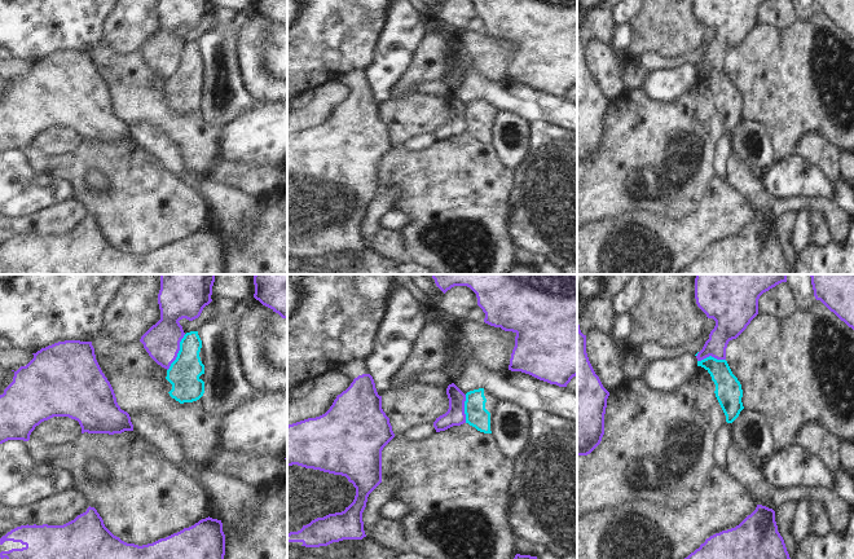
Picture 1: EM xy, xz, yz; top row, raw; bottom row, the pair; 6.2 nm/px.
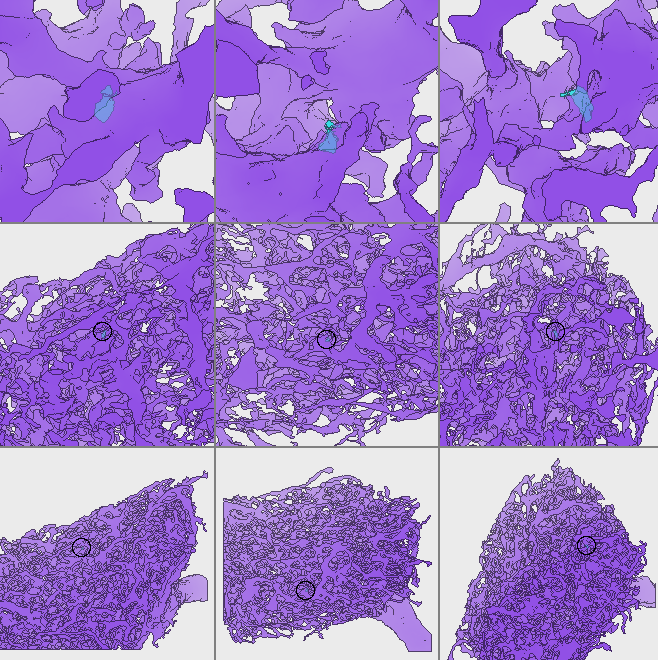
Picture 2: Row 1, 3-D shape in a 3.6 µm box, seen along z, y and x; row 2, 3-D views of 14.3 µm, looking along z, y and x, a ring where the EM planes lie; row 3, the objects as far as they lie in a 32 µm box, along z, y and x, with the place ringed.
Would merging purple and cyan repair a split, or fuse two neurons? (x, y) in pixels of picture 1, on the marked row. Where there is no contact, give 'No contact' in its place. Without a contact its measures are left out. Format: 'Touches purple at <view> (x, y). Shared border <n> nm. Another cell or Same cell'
Touches purple at xy (177, 352). Shared border 260 nm. Another cell.

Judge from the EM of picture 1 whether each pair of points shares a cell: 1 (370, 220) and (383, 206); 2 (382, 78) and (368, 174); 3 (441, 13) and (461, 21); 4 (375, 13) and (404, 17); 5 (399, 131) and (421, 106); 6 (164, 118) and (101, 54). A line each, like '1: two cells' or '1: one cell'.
1: one cell
2: two cells
3: one cell
4: two cells
5: one cell
6: one cell

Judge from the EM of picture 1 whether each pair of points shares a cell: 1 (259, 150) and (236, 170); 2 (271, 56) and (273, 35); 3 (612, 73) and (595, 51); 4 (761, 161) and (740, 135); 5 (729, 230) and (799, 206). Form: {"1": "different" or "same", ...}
{"1": "different", "2": "same", "3": "same", "4": "same", "5": "different"}

